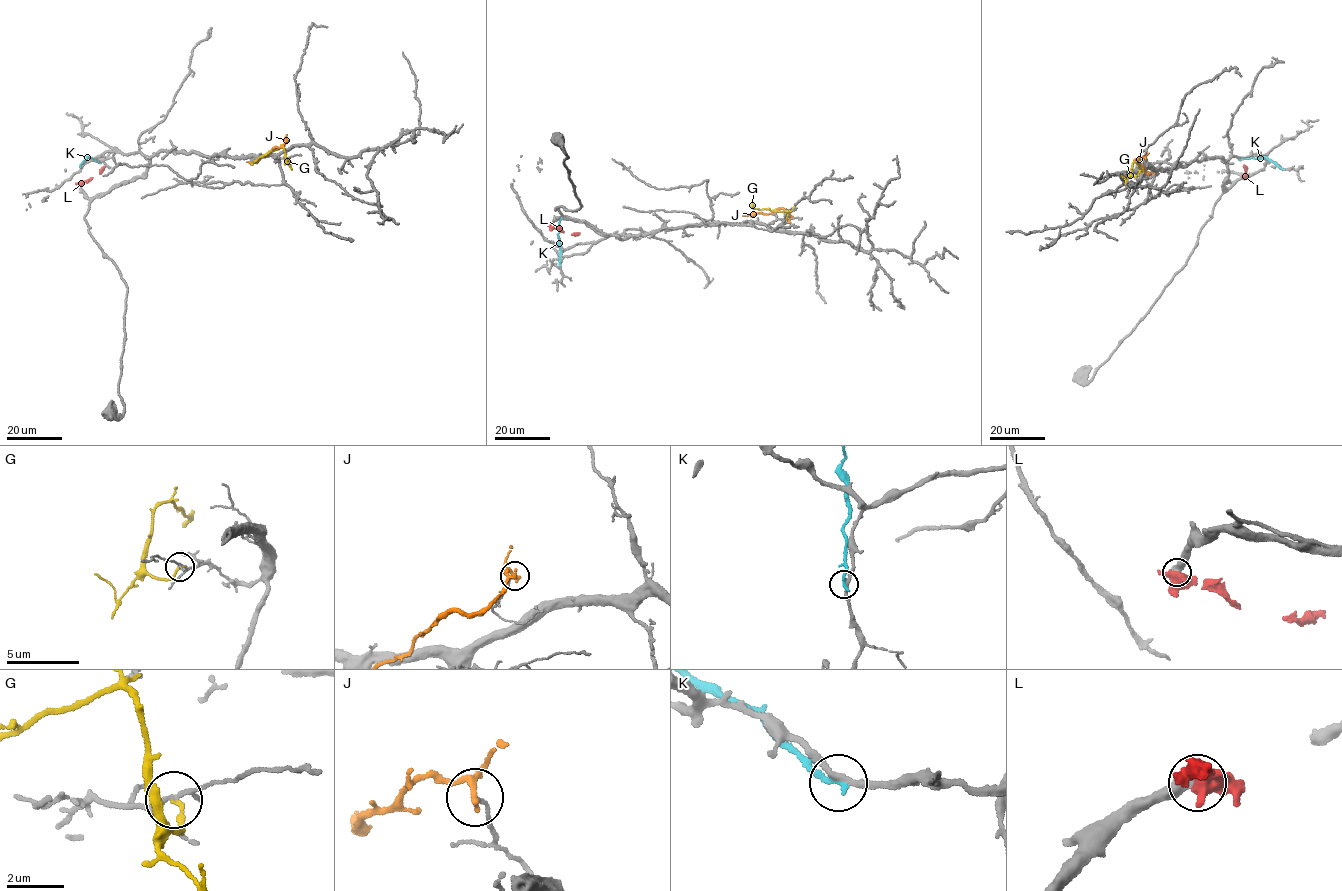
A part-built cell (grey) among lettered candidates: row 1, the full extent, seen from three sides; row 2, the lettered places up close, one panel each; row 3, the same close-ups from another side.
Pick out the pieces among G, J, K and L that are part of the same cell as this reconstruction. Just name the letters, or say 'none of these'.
none of these

